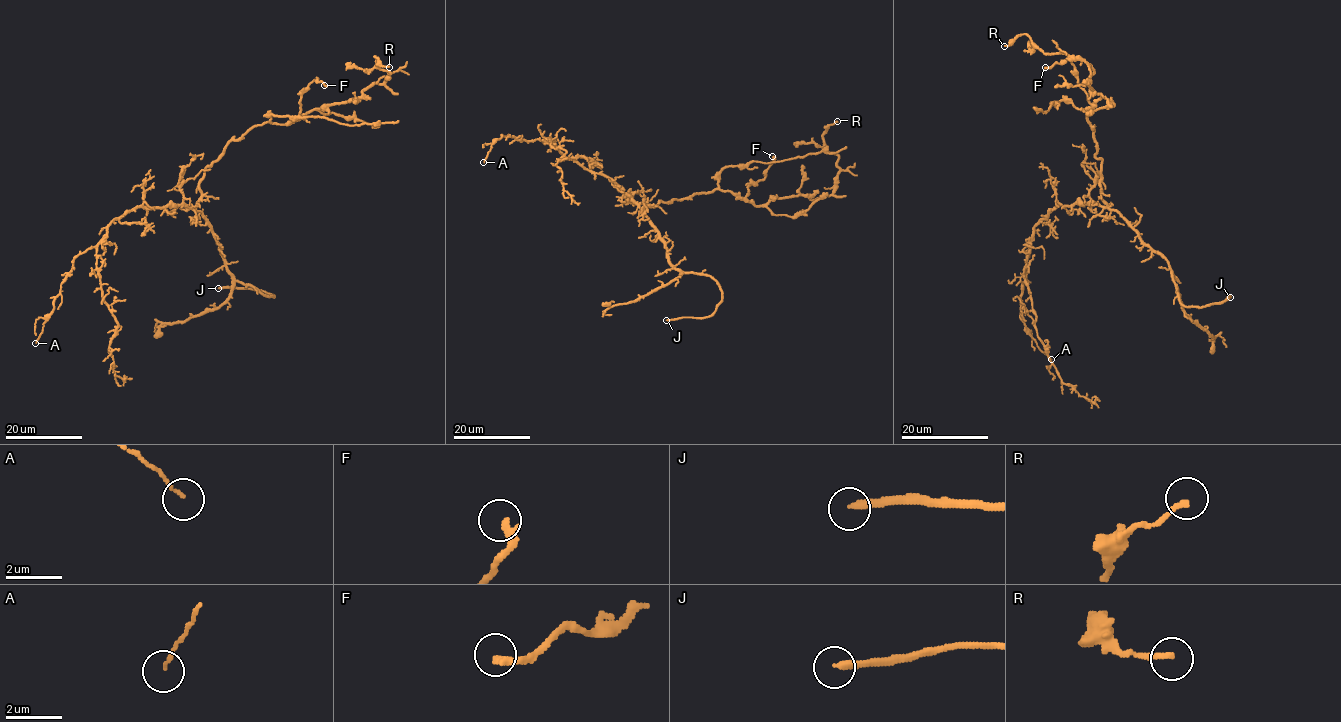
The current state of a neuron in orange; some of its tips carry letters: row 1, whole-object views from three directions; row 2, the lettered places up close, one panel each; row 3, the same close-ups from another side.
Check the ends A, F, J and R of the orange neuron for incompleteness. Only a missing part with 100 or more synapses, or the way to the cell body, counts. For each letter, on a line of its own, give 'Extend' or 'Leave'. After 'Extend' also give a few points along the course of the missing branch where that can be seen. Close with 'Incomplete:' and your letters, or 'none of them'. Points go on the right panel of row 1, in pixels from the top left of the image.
A: Leave
F: Leave
J: Extend. Course of what is missing: (1230, 297), (1246, 315), (1240, 326), (1202, 323), (1132, 307), (1087, 278), (1068, 279)
R: Leave
Incomplete: J

